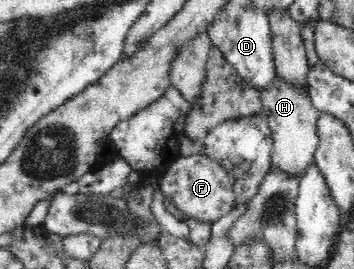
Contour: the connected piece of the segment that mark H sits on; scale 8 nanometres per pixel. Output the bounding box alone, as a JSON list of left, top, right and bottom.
[259,76,320,179]

